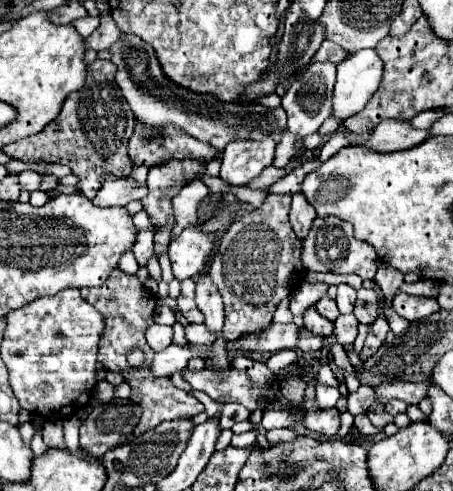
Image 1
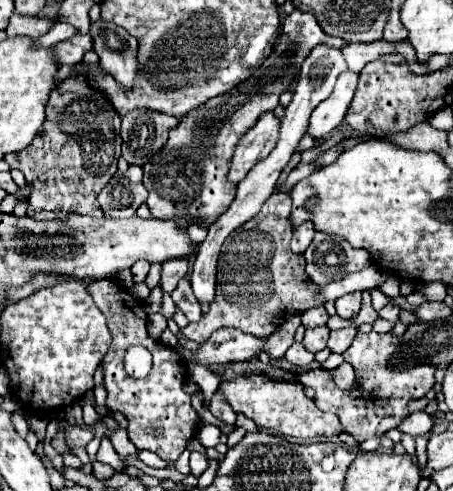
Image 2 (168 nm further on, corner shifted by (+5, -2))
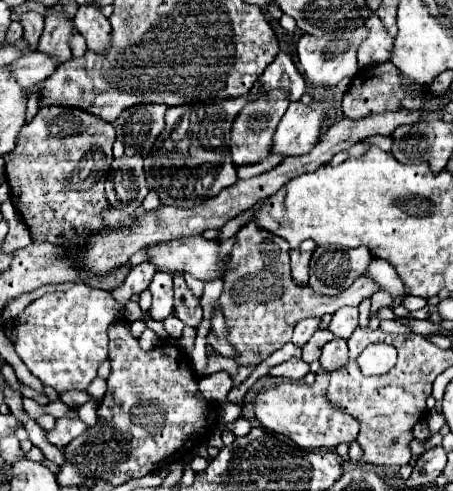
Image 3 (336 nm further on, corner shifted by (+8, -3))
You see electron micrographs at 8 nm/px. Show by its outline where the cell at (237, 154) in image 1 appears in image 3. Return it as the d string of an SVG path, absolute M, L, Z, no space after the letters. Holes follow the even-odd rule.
M260 93L260 97L252 97L252 101L244 105L244 111L238 113L232 125L232 143L230 143L230 153L238 167L260 163L270 153L272 135L276 131L276 125L280 123L280 117L284 115L284 109L288 109L288 103L290 103L288 93Z

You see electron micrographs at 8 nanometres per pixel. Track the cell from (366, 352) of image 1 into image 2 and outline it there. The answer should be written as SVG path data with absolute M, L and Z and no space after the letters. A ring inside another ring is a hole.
M369 332L369 334L357 334L353 344L349 346L349 350L343 354L343 358L353 364L357 376L361 376L357 380L357 384L351 390L339 390L333 382L333 378L321 370L303 370L297 374L297 380L315 390L315 404L325 410L325 412L333 412L339 416L341 426L347 434L351 434L359 444L367 438L373 436L383 436L383 432L397 428L397 424L409 416L407 410L407 402L409 400L417 400L423 398L435 384L433 374L435 368L425 364L421 368L415 370L405 370L399 374L391 374L387 370L389 360L395 356L395 348L399 344L399 338L391 336L391 334L379 334L379 332Z

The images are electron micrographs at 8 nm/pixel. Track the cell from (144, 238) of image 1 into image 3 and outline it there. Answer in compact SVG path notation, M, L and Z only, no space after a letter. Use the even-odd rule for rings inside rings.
M140 263L140 265L136 265L136 267L130 271L130 275L126 277L126 281L122 283L122 287L118 287L116 291L112 291L112 297L114 297L118 303L126 305L126 303L130 301L130 295L134 295L134 293L140 295L142 291L148 289L154 273L156 273L156 267L154 267L152 263Z

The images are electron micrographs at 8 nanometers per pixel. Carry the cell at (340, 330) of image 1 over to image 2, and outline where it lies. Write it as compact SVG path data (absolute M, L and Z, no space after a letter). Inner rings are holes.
M353 326L353 328L333 330L331 336L329 336L329 342L327 342L329 350L331 350L331 352L337 352L337 354L343 354L343 352L351 346L355 334L357 334L357 328L355 328L355 326Z

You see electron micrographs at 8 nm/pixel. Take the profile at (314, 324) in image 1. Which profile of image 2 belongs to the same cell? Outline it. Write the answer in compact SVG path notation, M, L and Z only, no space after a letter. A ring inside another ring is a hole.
M327 326L307 328L305 336L303 336L303 346L311 352L319 352L327 346L327 338L329 338L329 328Z

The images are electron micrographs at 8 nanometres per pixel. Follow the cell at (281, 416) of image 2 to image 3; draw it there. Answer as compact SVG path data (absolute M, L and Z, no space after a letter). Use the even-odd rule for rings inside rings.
M324 369L317 372L317 379L312 385L296 383L296 381L282 381L274 389L258 393L254 401L256 419L262 427L282 433L290 437L298 447L305 450L332 449L340 443L352 443L358 437L358 421L330 405L328 397L328 373Z

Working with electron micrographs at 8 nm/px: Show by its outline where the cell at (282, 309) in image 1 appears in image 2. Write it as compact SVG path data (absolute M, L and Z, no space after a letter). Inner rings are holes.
M293 342L289 346L289 350L285 352L285 358L295 364L295 366L307 366L315 360L315 354L313 352L307 352L307 348L303 348L301 342Z

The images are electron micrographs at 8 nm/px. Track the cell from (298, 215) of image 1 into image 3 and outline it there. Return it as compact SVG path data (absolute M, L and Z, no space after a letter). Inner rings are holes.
M304 241L298 249L290 251L292 279L296 281L296 285L308 285L308 265L310 265L310 257L312 257L314 249L316 249L314 241Z

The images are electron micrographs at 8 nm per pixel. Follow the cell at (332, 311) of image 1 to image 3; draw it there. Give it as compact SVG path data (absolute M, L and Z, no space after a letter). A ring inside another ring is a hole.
M308 317L304 321L300 321L294 329L294 335L292 335L292 343L296 347L302 347L304 343L308 343L308 339L312 337L314 331L318 331L318 325L320 325L320 319L318 317Z

